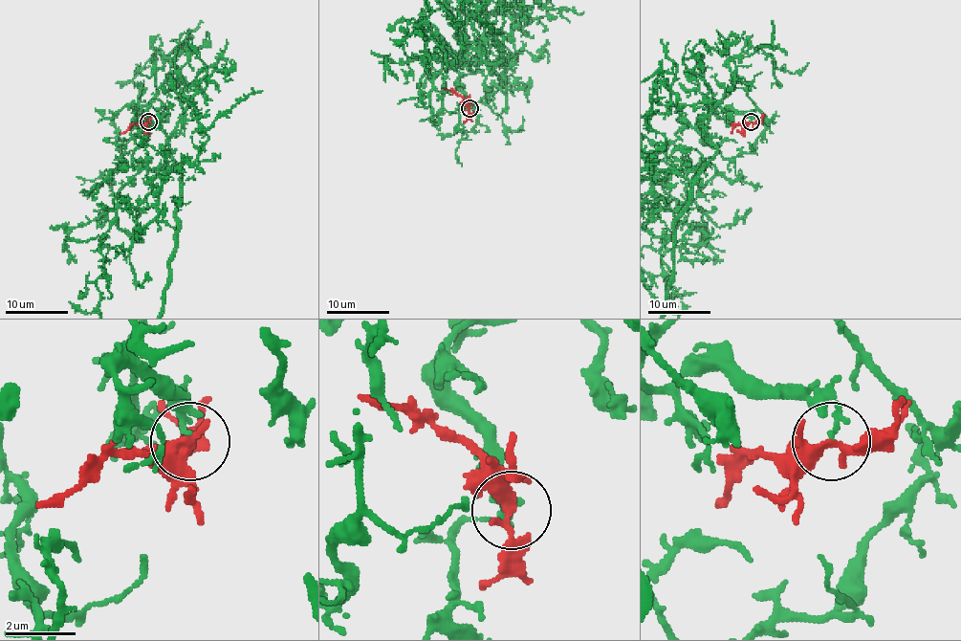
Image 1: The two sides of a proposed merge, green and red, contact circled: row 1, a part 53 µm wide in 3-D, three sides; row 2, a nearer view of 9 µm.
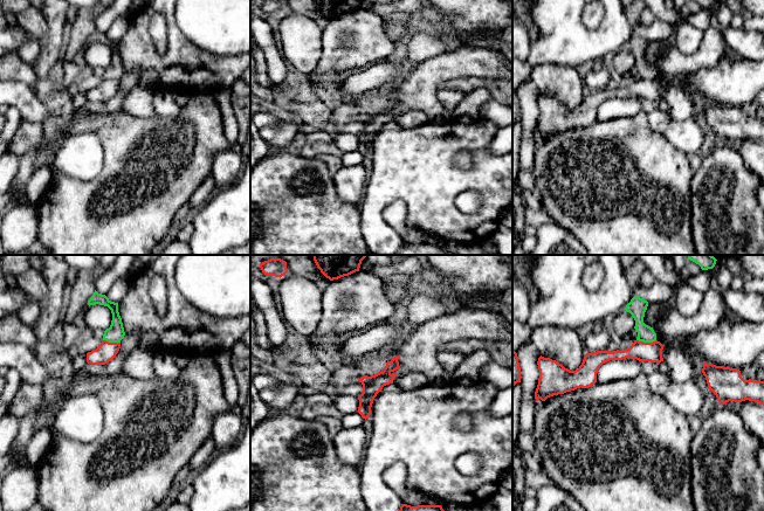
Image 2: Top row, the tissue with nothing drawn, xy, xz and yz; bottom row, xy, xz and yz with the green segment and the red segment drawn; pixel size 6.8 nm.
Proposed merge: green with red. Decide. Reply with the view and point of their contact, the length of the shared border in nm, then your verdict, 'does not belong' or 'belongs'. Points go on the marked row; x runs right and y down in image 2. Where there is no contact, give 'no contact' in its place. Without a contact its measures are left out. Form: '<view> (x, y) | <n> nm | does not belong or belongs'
yz (646, 342) | 140 nm | does not belong

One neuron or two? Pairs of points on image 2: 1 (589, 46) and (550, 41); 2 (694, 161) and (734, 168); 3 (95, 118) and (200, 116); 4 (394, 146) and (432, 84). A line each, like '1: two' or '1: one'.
1: one
2: two
3: one
4: two

